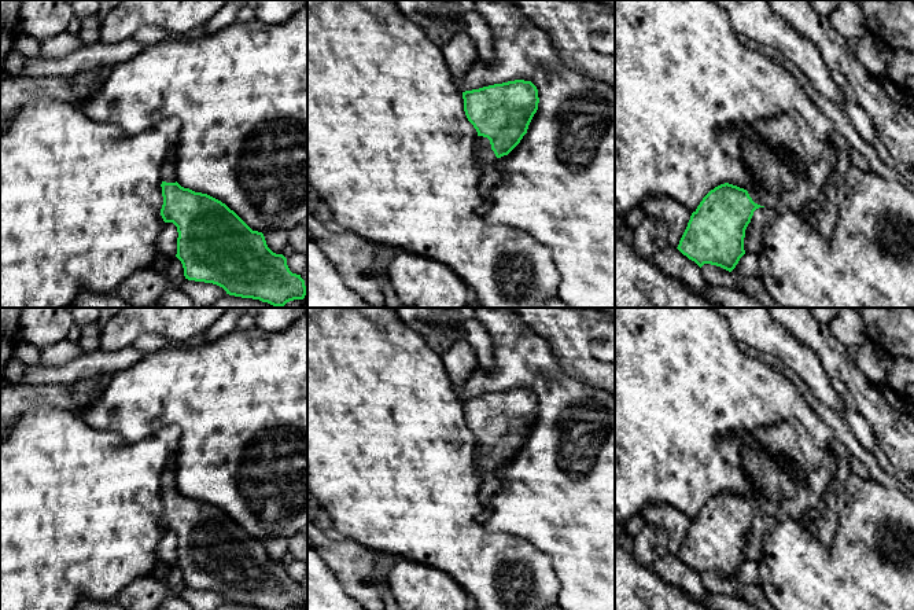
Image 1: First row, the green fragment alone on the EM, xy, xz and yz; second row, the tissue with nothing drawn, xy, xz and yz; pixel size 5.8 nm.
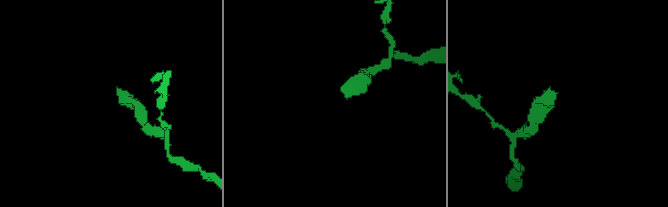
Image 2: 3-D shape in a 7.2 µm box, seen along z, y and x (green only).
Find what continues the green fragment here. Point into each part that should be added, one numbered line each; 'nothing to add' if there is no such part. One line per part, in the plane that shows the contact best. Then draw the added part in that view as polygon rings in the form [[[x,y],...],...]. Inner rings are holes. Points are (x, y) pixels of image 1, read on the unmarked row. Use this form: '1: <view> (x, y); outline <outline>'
1: xz (483, 460); outline [[[478,444],[475,449],[475,464],[482,473],[490,473],[497,468],[497,464],[491,458],[491,452],[487,445]]]

